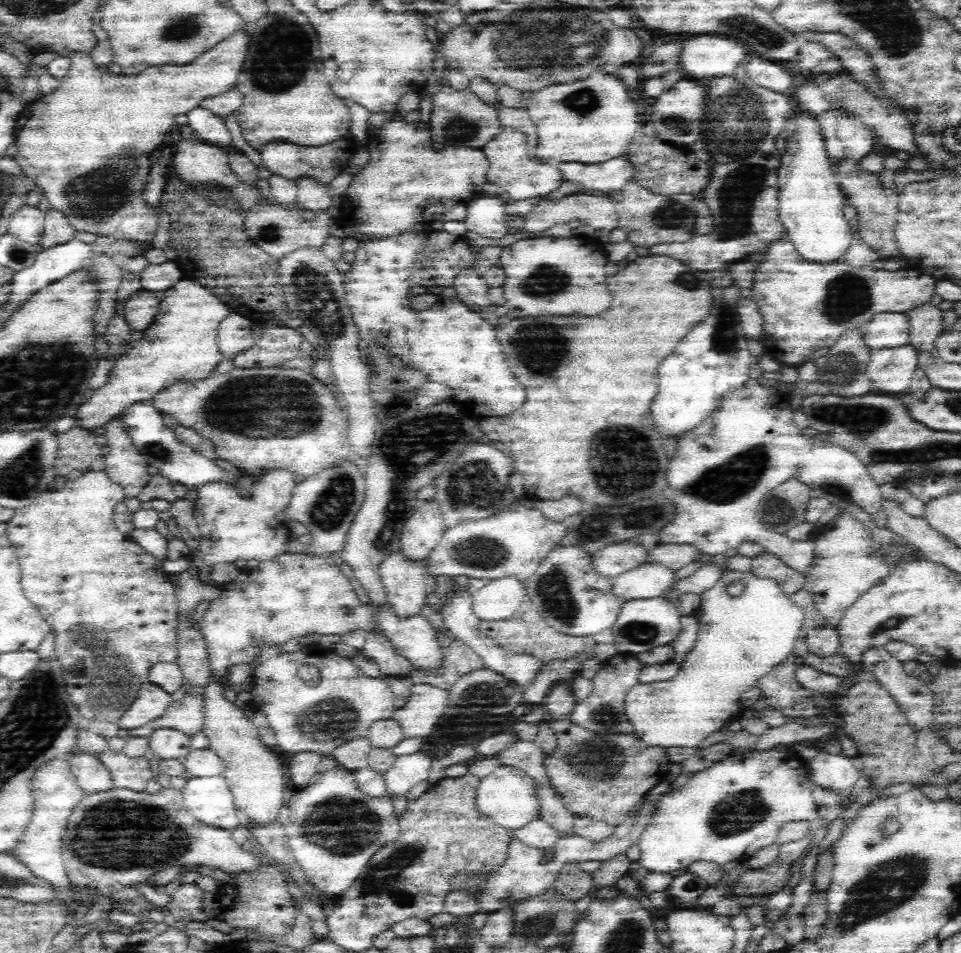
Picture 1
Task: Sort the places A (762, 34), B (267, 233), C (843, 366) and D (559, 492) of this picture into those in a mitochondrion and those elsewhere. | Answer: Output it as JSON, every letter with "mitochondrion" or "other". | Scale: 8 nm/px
{"A":"mitochondrion","B":"mitochondrion","C":"mitochondrion","D":"other"}

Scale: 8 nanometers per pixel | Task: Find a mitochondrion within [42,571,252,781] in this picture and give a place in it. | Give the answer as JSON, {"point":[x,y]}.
{"point":[108,666]}

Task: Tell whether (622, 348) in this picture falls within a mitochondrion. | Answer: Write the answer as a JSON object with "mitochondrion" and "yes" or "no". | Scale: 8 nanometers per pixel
{"mitochondrion":"no"}

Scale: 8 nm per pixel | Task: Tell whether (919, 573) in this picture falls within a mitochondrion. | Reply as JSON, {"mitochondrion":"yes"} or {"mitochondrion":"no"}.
{"mitochondrion":"no"}

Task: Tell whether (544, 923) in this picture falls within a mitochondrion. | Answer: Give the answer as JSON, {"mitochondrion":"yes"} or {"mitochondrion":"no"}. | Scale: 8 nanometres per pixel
{"mitochondrion":"yes"}

